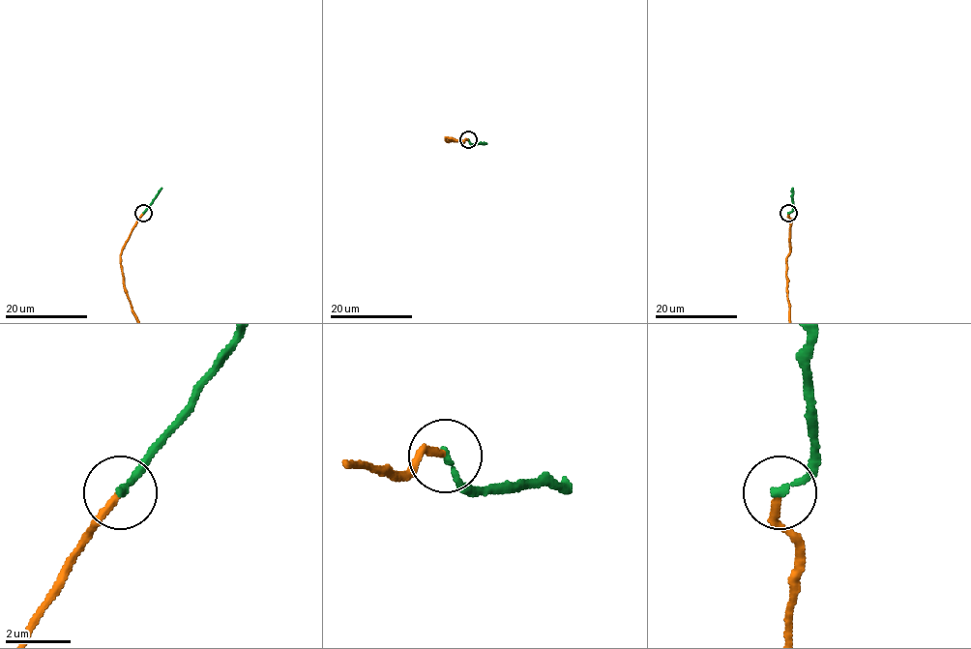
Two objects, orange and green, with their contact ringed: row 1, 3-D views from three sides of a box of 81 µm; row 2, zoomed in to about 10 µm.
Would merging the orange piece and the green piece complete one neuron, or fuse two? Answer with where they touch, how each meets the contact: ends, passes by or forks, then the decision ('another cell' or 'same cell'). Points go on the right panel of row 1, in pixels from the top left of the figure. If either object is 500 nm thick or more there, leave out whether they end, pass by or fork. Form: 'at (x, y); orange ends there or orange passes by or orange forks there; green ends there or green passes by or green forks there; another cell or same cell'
at (788, 213); orange ends there; green ends there; same cell

